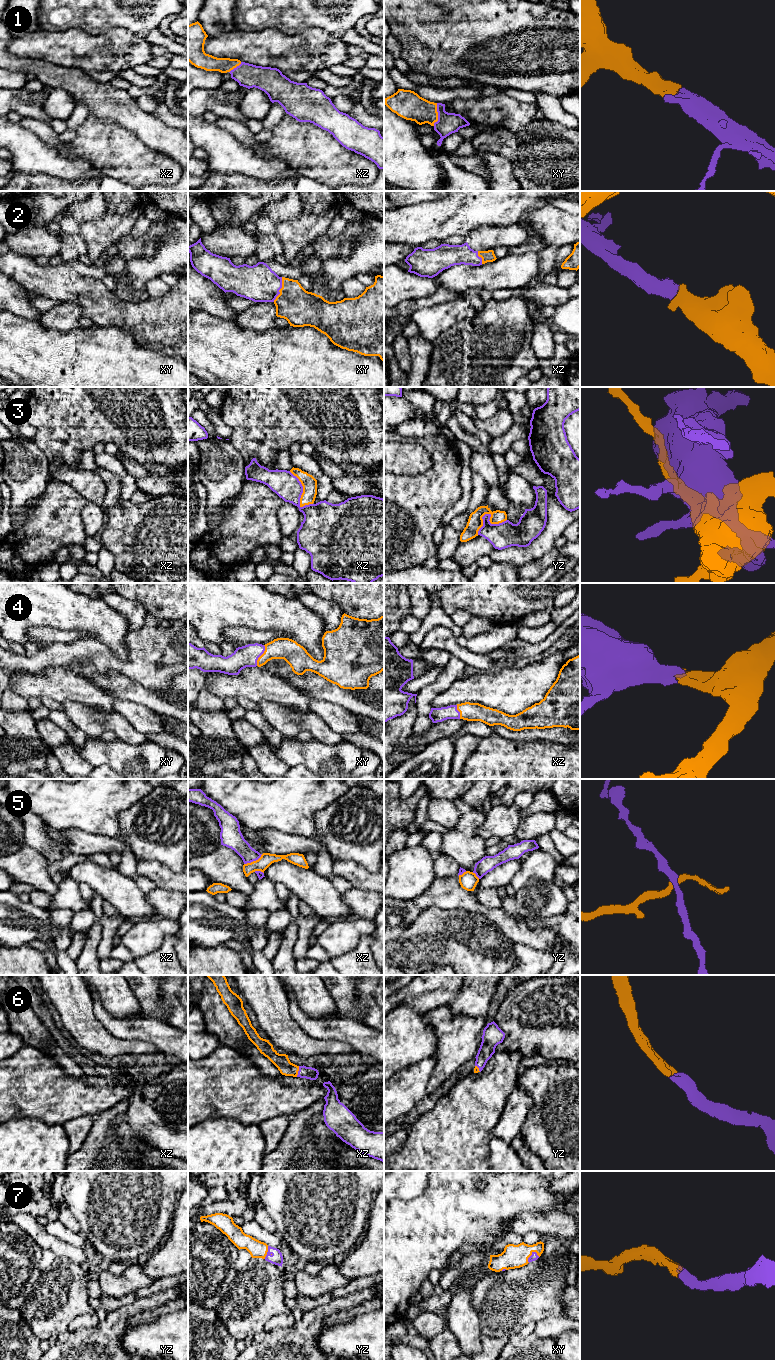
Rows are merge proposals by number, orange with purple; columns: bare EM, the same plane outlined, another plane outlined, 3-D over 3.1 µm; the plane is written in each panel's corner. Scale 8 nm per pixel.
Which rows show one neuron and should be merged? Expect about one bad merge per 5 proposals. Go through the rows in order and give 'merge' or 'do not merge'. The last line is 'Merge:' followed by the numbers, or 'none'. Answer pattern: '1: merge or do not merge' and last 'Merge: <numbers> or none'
1: merge
2: merge
3: do not merge
4: merge
5: do not merge
6: merge
7: merge
Merge: 1, 2, 4, 6, 7

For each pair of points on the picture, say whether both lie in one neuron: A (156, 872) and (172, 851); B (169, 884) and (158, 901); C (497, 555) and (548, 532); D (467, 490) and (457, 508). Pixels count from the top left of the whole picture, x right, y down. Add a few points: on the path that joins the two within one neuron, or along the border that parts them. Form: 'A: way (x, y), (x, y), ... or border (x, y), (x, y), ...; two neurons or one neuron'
A: border (139, 858), (158, 861), (177, 873); two neurons
B: border (157, 887), (177, 891); two neurons
C: way (510, 555), (529, 554), (538, 545); one neuron
D: way (466, 494), (461, 504); one neuron

